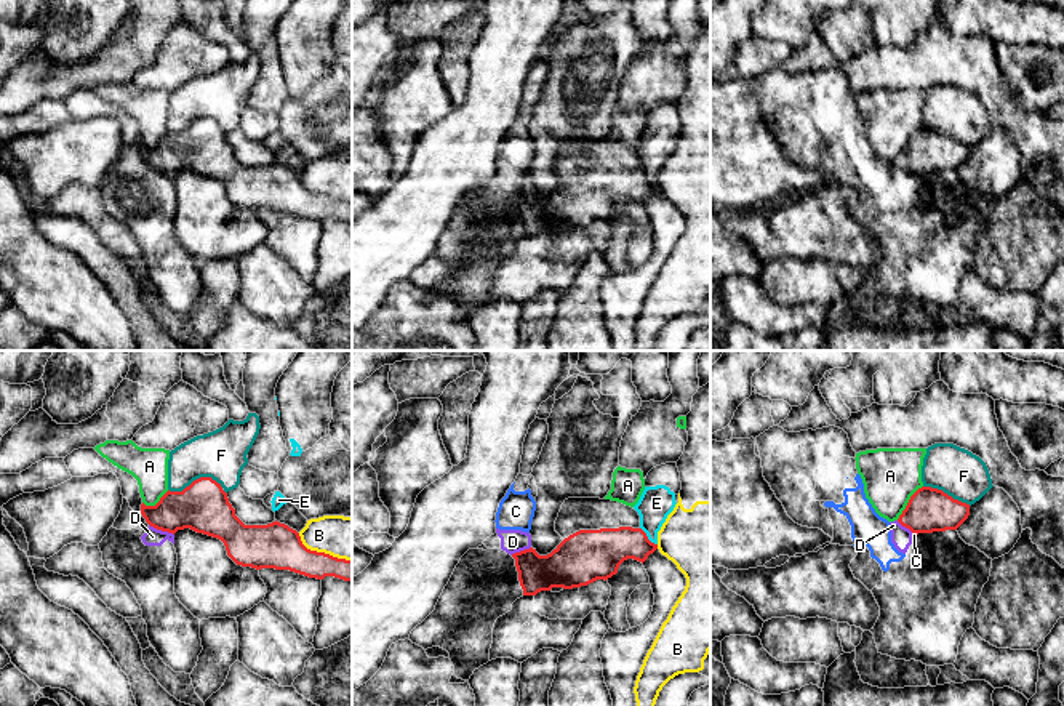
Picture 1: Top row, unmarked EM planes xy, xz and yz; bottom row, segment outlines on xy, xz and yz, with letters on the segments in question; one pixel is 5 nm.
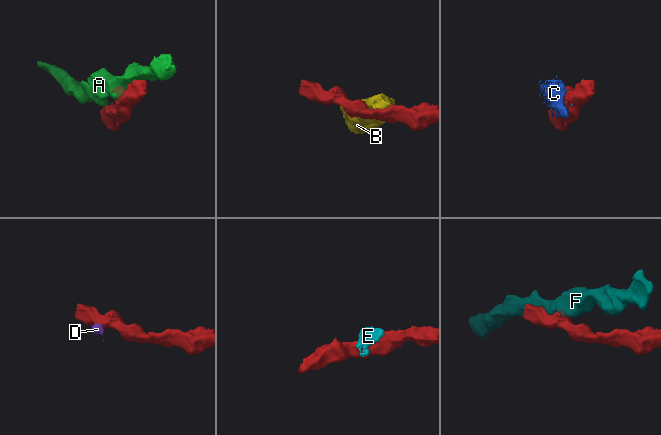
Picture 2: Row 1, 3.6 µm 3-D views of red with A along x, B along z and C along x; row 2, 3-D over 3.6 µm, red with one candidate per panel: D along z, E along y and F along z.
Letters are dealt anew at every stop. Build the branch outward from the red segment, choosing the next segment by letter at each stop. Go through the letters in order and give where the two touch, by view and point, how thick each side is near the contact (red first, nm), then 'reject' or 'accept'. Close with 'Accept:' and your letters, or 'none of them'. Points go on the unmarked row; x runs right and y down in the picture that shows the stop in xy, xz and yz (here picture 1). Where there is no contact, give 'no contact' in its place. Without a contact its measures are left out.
A: contact yz (908, 144); calibres 220 and 280 nm; reject
B: contact xy (322, 194); calibres 220 and 220 nm; reject
C: contact yz (916, 173); calibres 220 and 20 nm; reject
D: contact xy (162, 172); calibres 260 and 90 nm; reject
E: contact xz (647, 178); calibres 240 and 170 nm; reject
F: contact xy (197, 120); calibres 260 and 260 nm; reject
Accept: none of them

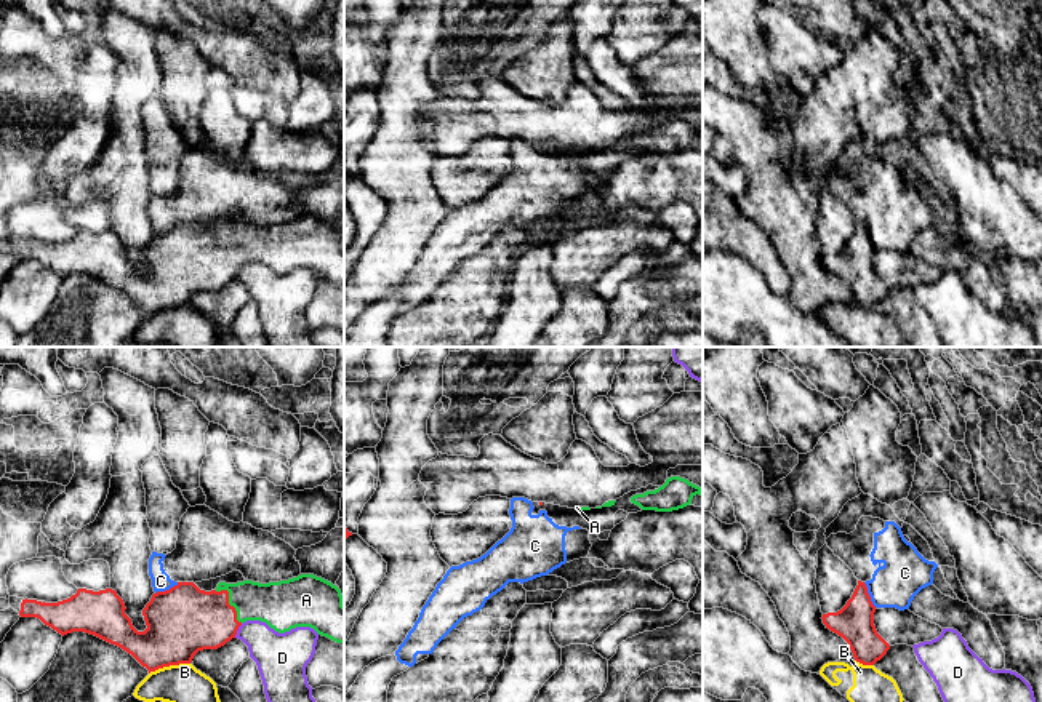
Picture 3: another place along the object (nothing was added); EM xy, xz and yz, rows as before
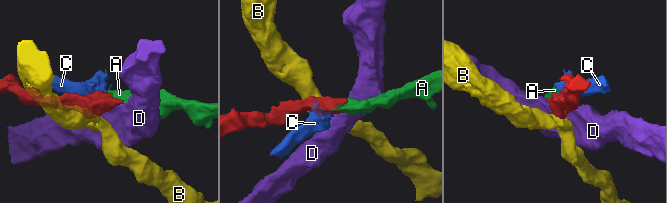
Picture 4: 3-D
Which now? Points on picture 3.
A: contact xy (228, 243); calibres 340 and 220 nm; accept
B: contact xy (168, 307); calibres 340 and 220 nm; reject
C: contact yz (868, 237); calibres 190 and 240 nm; reject
D: contact xy (237, 271); calibres 320 and 240 nm; reject
Accept: A

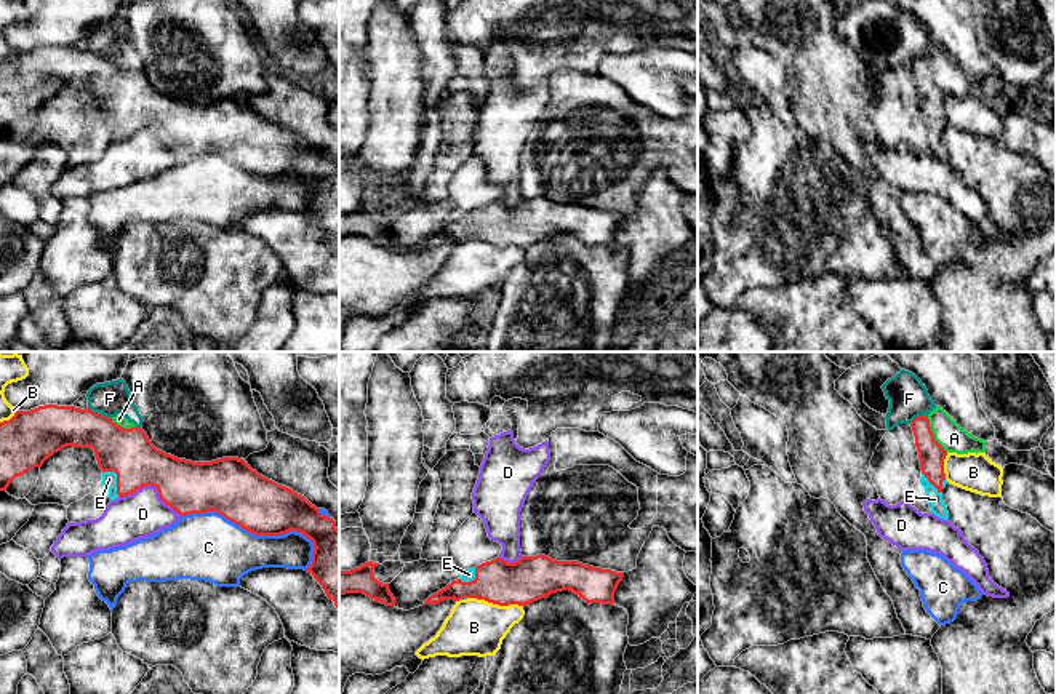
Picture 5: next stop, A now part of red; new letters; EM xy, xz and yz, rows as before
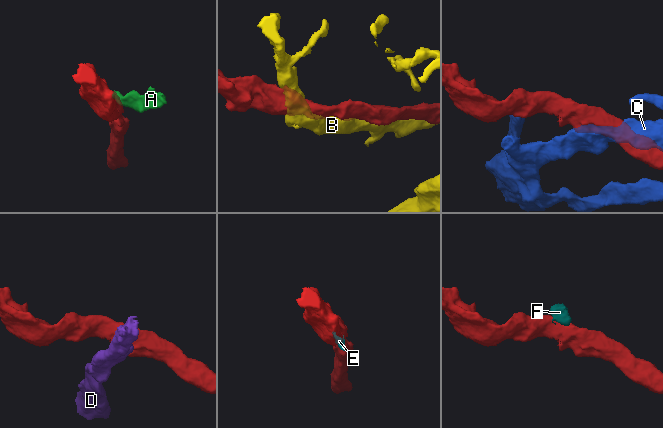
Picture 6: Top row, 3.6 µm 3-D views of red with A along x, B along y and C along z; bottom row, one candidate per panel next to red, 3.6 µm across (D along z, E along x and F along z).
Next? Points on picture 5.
A: contact yz (932, 75); calibres 140 and 140 nm; reject
B: contact xz (496, 245); calibres 220 and 280 nm; reject
C: contact xy (256, 176); calibres 280 and 340 nm; reject
D: contact xy (152, 127); calibres 260 and 240 nm; reject
E: contact xy (117, 122); calibres 240 and 80 nm; accept
F: contact xy (98, 55); calibres 240 and 170 nm; reject
Accept: E

